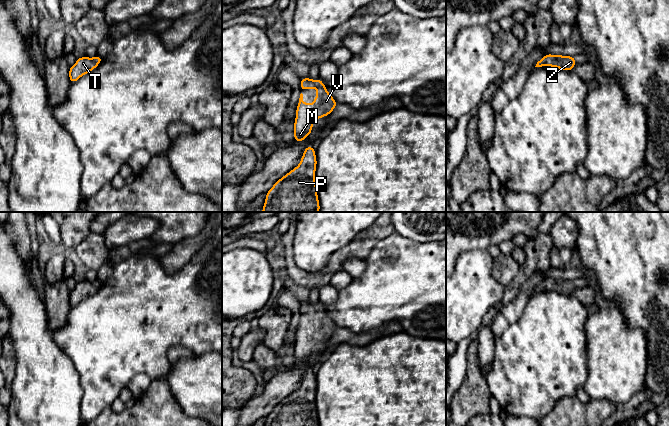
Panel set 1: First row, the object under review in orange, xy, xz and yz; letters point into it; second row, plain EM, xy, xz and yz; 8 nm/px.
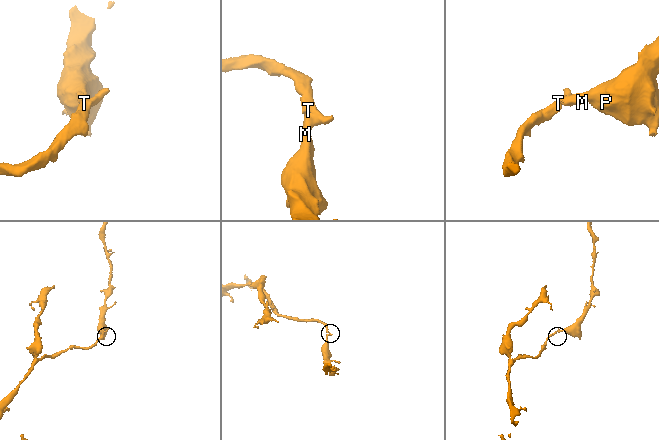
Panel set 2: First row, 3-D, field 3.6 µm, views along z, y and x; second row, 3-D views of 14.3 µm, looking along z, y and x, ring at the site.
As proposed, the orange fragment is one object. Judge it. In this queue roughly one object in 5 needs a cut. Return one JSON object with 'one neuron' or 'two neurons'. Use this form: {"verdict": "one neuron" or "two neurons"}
{"verdict": "one neuron"}

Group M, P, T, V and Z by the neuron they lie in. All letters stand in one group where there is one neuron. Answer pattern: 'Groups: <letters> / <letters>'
Groups: M P T V Z

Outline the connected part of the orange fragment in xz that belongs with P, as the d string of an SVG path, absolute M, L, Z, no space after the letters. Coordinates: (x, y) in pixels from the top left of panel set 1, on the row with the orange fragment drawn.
M313 146L304 149L300 164L280 178L266 193L262 212L319 212L315 172L317 159Z

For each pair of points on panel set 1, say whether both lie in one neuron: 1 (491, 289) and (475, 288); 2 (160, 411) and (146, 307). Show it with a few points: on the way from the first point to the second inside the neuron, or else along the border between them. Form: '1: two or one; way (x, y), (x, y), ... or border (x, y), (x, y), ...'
1: one; way (487, 289), (479, 289)
2: two; border (162, 376), (152, 379)

